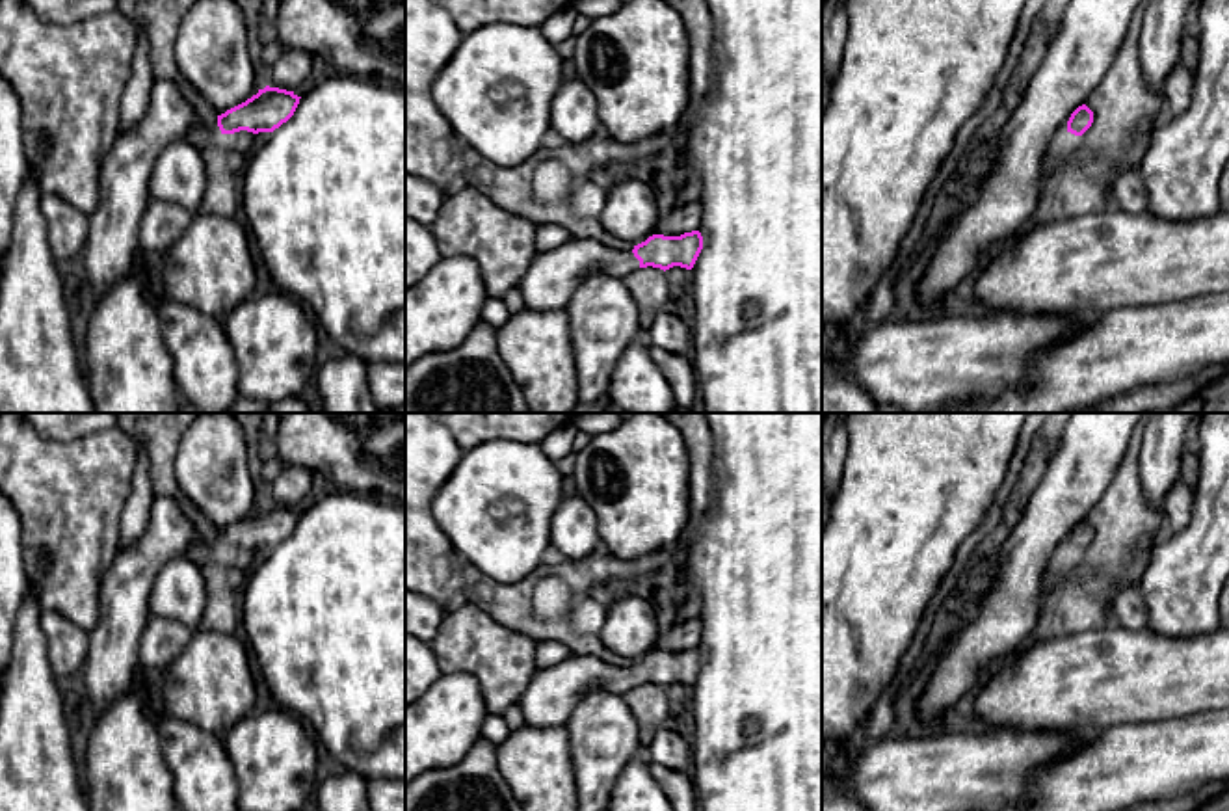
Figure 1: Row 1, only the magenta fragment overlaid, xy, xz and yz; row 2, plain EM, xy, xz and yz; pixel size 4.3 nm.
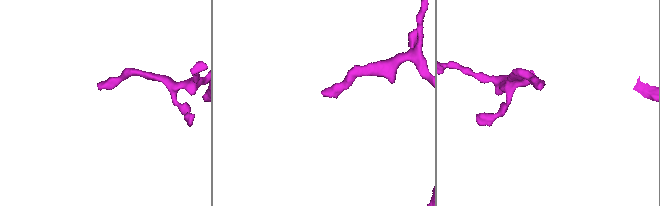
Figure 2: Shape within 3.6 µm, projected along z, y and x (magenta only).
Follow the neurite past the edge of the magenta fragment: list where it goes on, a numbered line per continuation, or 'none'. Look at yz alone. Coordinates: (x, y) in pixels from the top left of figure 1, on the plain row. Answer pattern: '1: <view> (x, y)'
none

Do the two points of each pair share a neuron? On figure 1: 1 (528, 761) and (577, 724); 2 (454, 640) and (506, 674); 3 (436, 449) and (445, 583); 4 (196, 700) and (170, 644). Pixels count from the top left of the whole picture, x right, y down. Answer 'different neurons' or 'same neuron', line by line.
1: different neurons
2: same neuron
3: same neuron
4: different neurons

